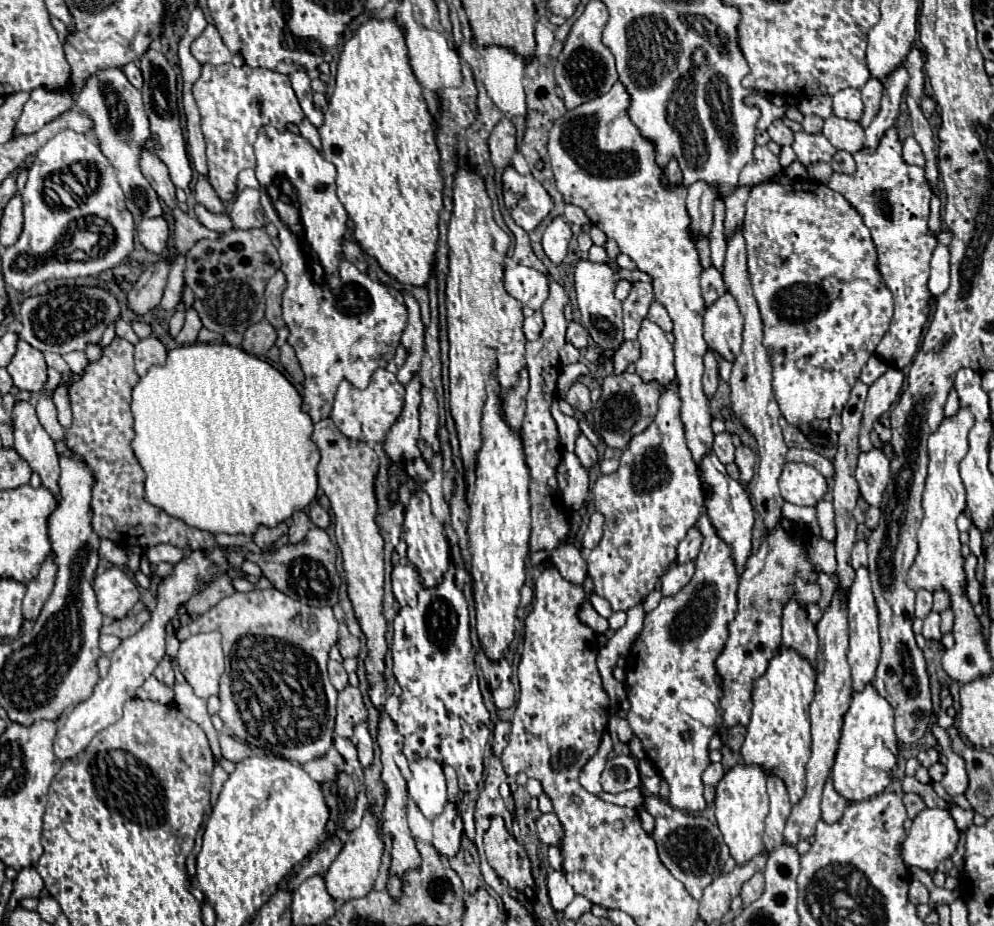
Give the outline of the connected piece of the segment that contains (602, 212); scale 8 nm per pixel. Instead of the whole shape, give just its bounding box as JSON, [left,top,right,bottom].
[549,82,713,466]

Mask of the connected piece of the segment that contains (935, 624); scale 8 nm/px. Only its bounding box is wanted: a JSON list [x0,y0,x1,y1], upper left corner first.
[923,612,942,640]

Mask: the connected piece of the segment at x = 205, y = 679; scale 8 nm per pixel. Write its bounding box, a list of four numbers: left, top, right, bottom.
[177,632,223,698]

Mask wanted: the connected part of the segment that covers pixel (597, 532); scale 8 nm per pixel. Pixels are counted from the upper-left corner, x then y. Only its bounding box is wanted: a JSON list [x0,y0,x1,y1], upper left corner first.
[583,512,603,548]

